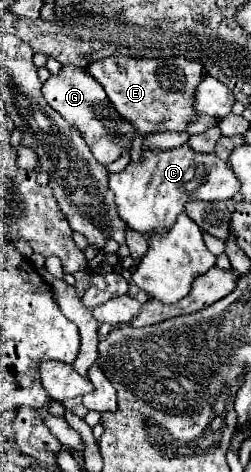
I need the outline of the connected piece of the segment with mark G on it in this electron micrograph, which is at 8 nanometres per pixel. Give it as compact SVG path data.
M66 65L64 69L60 69L60 73L48 77L42 87L42 93L50 107L56 109L72 127L80 131L98 163L110 165L124 151L130 149L136 135L136 127L132 127L132 123L128 123L126 119L120 119L120 113L114 111L112 103L108 103L104 89L84 69L76 65Z

